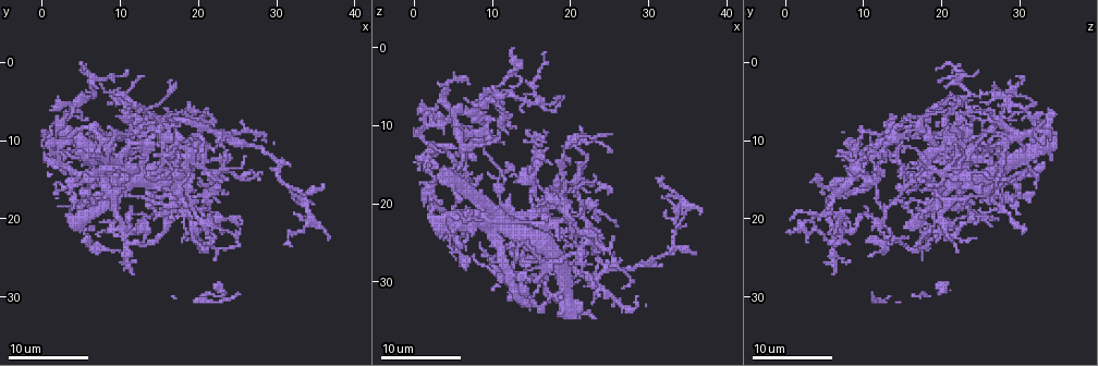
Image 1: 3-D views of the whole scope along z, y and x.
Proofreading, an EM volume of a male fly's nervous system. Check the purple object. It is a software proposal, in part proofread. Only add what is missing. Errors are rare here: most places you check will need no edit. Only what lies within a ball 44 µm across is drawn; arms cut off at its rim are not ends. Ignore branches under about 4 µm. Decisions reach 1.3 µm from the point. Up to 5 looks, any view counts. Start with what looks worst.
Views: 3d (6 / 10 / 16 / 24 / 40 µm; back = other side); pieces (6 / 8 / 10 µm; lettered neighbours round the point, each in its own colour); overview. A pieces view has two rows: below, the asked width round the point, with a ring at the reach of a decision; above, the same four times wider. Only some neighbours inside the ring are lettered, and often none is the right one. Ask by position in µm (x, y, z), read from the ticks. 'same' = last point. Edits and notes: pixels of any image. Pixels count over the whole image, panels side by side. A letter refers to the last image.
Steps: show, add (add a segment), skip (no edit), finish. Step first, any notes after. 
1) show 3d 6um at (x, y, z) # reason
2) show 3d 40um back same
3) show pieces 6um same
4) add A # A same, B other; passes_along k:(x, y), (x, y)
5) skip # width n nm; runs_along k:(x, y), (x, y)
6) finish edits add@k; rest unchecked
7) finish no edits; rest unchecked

show pieces 8um at (20.5, 18.5, 17.0)

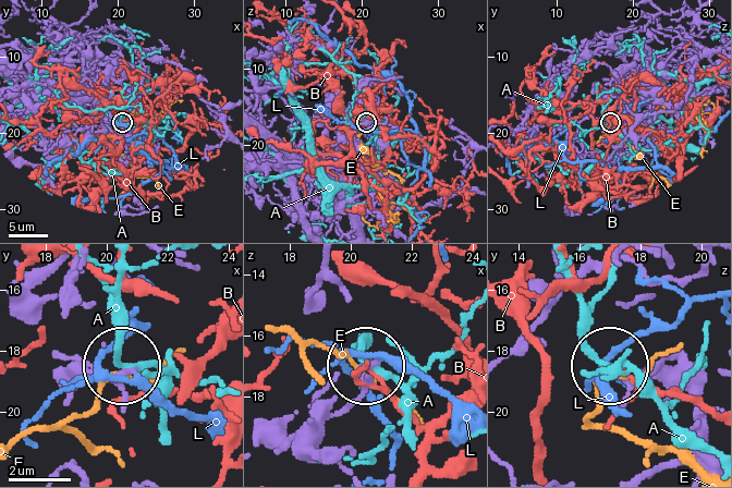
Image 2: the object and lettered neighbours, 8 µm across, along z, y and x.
skip # width 180 nm; A other, B other, E other, L other; runs_along 2:(66, 353), (121, 374); none of them fits

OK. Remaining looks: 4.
show pieces 8um at (16.0, 14.5, 12.5) # an open end

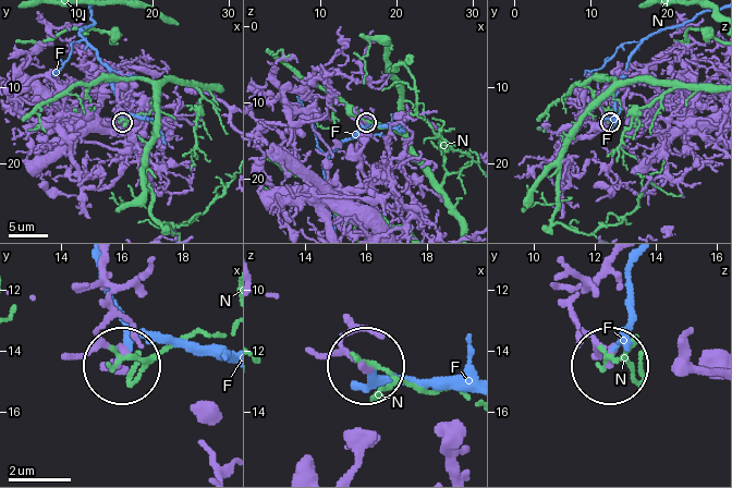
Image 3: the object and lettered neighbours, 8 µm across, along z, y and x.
skip # F other, N other; runs_along 3:(607, 267), (571, 314), (607, 366); none of them fits

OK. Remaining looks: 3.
show pieces 10um at (17.0, 20.0, 1.0) # end of a long branch

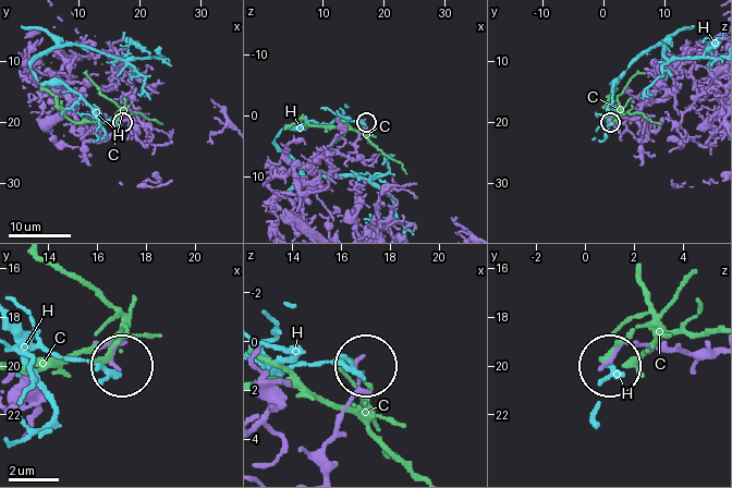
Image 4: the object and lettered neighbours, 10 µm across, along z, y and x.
skip # C other, H other; runs_along 4:(326, 470), (326, 444), (353, 394), (361, 358); no lettered segment goes on from it

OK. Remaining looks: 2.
finish no edits; rest unchecked

